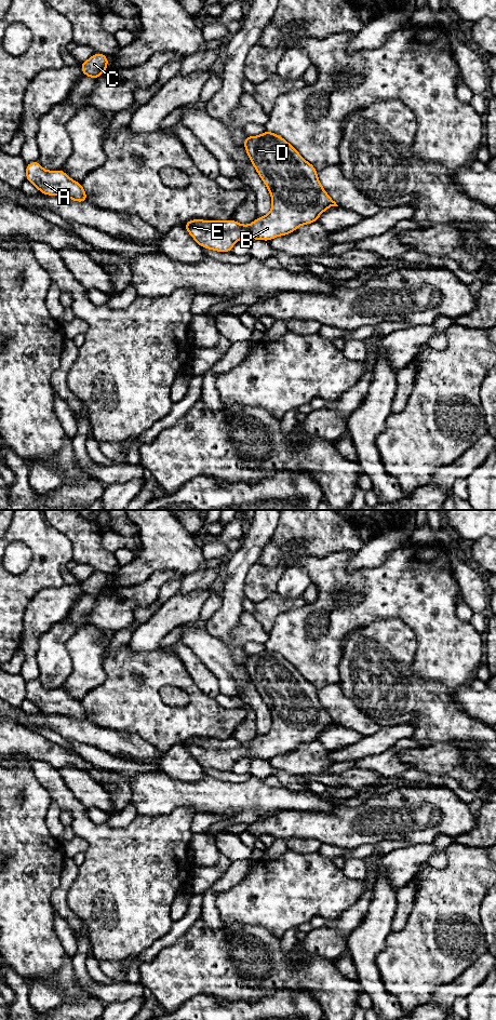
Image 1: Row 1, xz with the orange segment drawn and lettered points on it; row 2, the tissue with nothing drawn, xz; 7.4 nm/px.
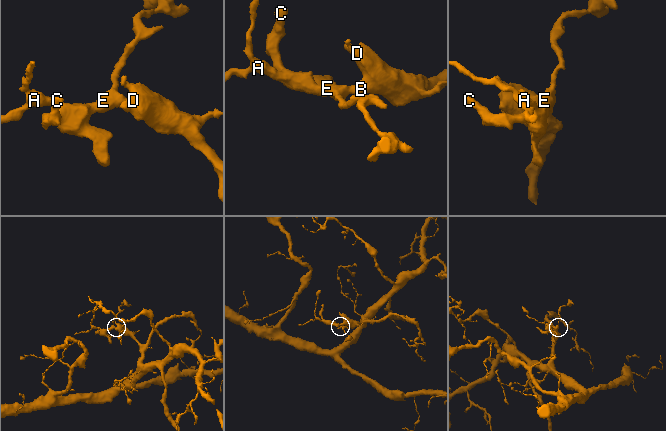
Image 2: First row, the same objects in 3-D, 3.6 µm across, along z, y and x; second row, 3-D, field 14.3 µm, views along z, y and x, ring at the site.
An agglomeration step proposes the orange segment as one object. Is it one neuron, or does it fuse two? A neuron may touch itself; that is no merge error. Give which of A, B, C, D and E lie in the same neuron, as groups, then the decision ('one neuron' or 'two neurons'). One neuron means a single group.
A B C D E; one neuron

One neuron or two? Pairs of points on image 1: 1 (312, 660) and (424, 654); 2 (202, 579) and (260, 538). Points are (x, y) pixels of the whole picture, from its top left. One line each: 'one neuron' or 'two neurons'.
1: one neuron
2: two neurons

